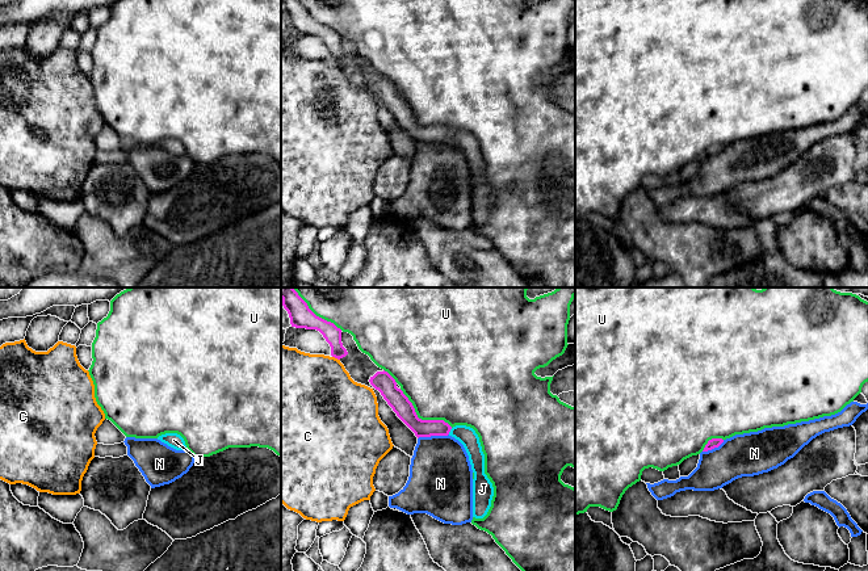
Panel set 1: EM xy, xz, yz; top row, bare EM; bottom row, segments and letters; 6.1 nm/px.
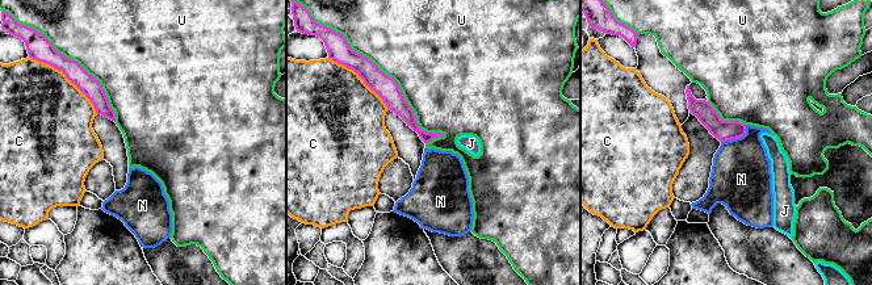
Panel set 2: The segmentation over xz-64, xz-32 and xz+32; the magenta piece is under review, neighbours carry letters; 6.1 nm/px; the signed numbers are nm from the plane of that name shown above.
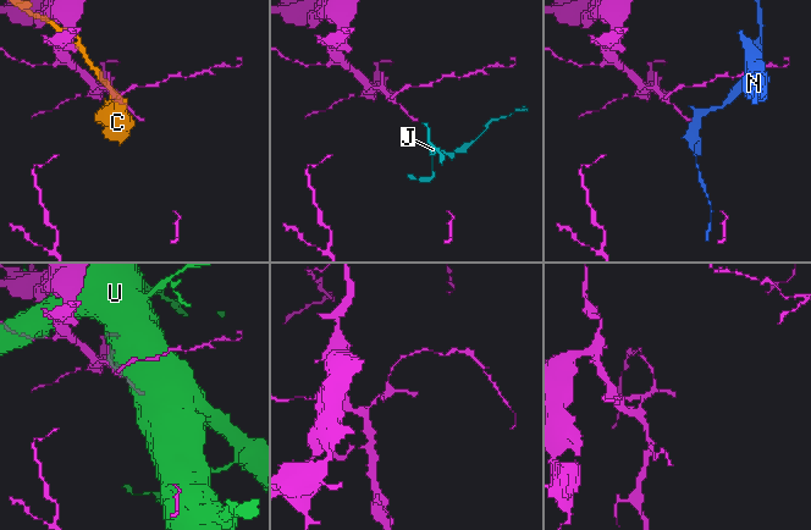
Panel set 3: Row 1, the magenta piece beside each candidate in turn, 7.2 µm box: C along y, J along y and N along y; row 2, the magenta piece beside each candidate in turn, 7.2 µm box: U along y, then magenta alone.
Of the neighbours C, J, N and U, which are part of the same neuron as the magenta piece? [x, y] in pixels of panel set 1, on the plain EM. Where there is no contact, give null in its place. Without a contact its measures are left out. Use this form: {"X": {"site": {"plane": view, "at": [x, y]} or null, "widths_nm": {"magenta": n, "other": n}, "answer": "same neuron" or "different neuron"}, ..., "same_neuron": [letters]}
{"C": {"site": {"plane": "xz", "at": [336, 63]}, "widths_nm": {"magenta": 110, "other": 460}, "answer": "different neuron"}, "J": {"site": {"plane": "xz", "at": [449, 137]}, "widths_nm": {"magenta": 110, "other": 110}, "answer": "same neuron"}, "N": {"site": {"plane": "xz", "at": [432, 141]}, "widths_nm": {"magenta": 120, "other": 380}, "answer": "different neuron"}, "U": {"site": {"plane": "xz", "at": [420, 125]}, "widths_nm": {"magenta": 120, "other": 440}, "answer": "different neuron"}, "same_neuron": ["J"]}

